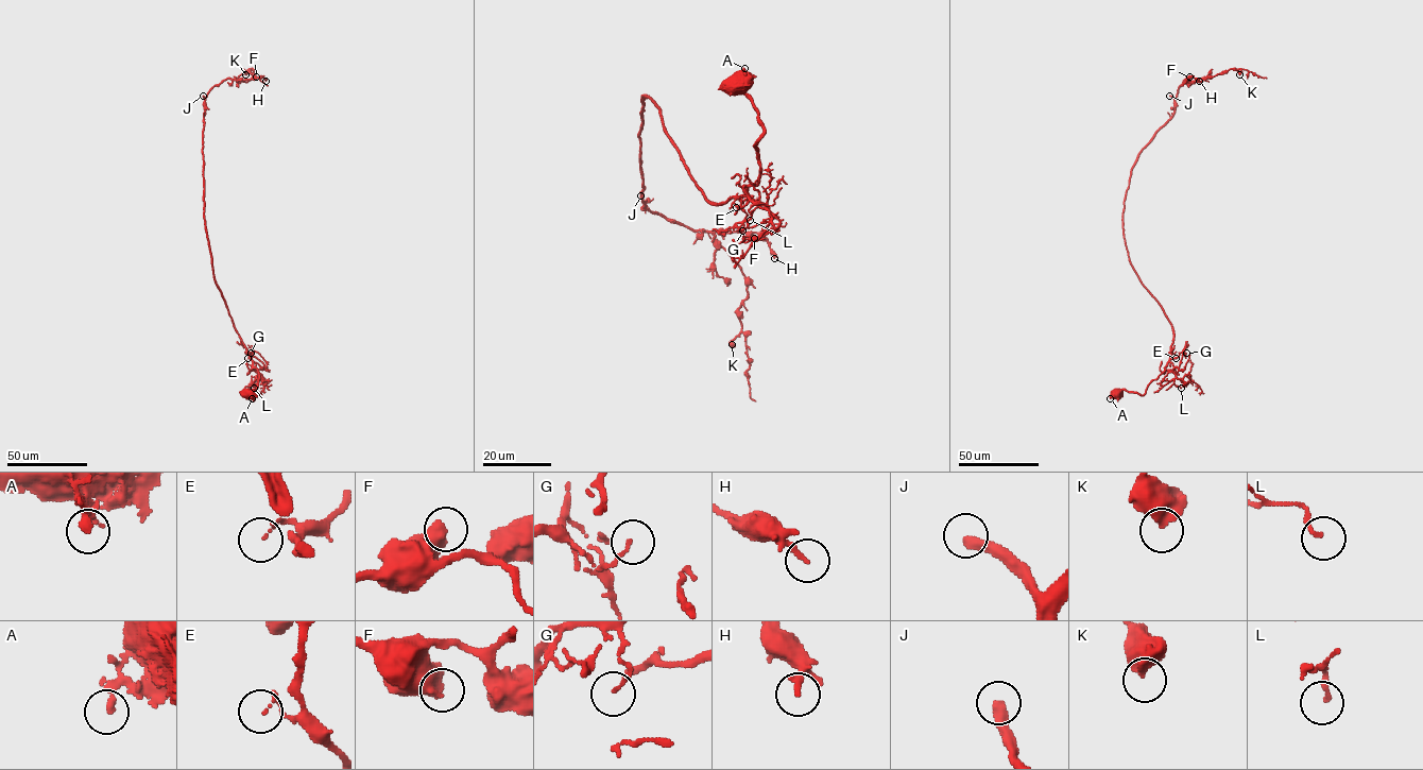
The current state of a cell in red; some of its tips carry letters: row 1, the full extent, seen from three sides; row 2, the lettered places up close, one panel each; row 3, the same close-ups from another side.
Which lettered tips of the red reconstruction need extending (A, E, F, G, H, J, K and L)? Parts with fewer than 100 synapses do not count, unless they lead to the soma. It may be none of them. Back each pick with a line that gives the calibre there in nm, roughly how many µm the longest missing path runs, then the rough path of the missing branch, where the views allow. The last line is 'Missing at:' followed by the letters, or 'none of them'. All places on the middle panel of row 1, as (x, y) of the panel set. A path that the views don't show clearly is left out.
J: Thickness 360 nm. Missing length about 80 µm. Course of what is missing: (640, 195), (633, 192), (631, 199), (619, 199), (583, 222), (544, 257), (534, 304), (535, 328), (515, 344)
Missing at: J

